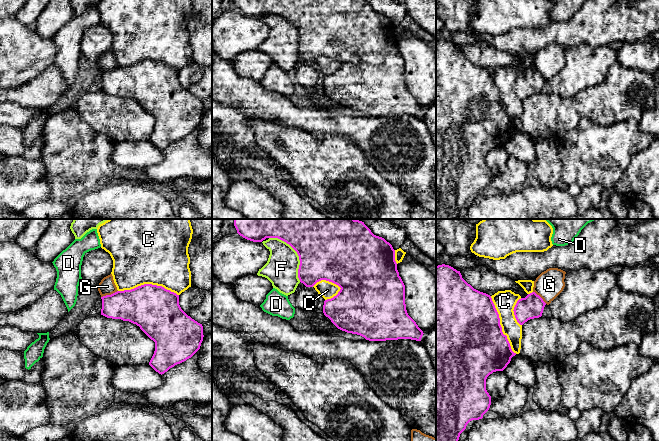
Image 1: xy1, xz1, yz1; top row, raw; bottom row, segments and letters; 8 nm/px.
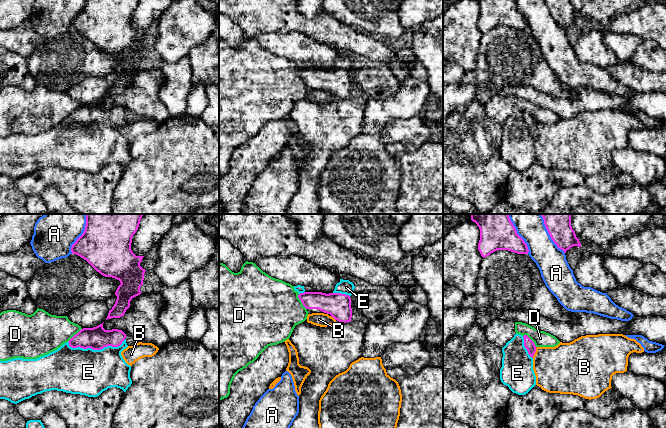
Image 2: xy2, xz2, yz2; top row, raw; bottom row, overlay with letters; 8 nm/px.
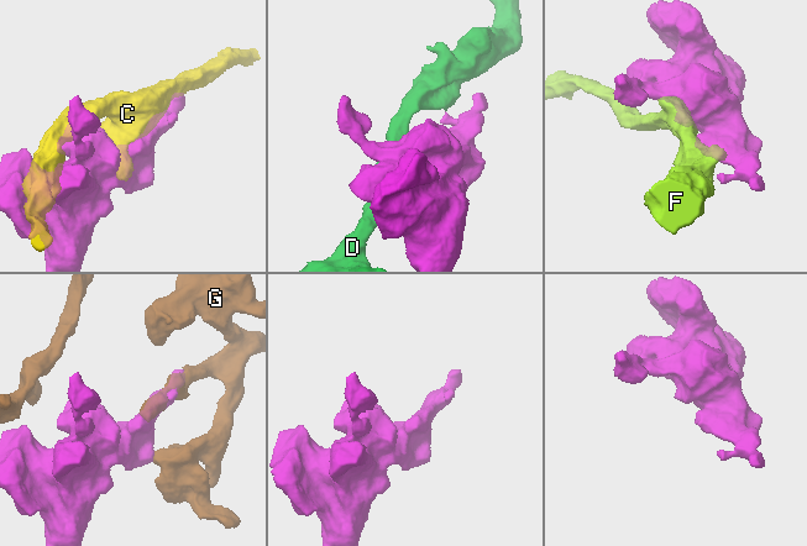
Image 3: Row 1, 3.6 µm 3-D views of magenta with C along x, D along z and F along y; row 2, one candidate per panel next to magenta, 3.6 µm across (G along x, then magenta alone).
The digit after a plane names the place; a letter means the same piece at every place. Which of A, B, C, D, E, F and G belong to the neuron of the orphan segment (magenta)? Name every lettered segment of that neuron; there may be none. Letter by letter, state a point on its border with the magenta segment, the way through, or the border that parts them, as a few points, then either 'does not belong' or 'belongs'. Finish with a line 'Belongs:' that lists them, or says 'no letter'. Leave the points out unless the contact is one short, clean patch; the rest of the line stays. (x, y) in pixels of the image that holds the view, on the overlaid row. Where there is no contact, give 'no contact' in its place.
A: yz2 (549, 234) | does not belong
B: yz2 (535, 351) | does not belong
C: xy1 (148, 284) | does not belong
D: yz2 (531, 340) | along yz2 (524, 334), (536, 347) | does not belong
E: xy2 (96, 349) | belongs
F: xz1 (297, 253) | does not belong
G: xy1 (109, 295) | does not belong
Belongs: E

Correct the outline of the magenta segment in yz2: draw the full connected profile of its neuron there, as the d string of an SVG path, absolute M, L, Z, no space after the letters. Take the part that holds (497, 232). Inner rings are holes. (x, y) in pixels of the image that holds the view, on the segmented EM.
M471 214L471 220L480 229L478 250L483 258L497 250L528 254L527 244L517 234L508 214Z

